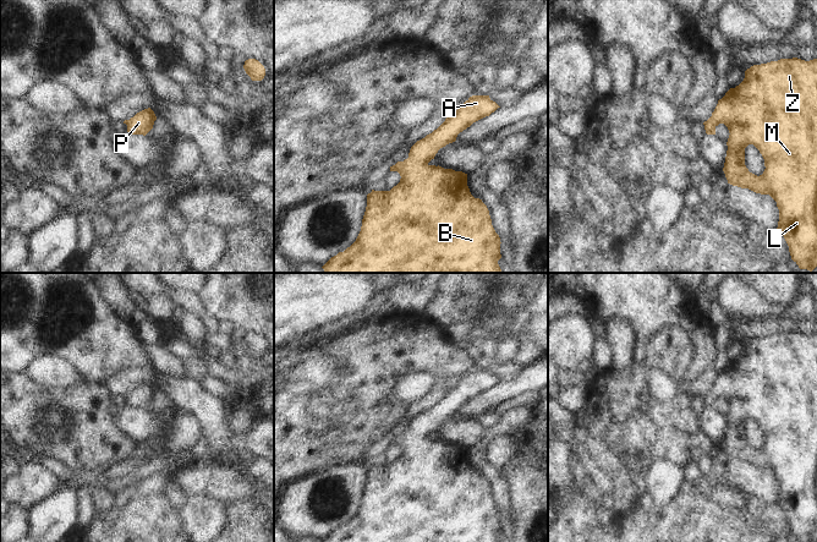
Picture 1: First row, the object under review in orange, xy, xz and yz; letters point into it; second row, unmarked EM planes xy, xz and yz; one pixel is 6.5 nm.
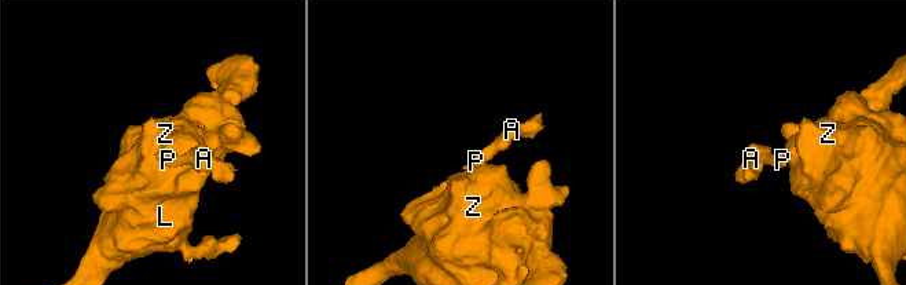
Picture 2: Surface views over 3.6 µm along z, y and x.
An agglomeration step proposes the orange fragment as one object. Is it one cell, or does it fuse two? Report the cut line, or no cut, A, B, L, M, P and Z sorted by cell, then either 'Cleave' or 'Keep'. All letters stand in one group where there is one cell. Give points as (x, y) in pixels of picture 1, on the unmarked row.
No split. Groups: A B L M P Z. Keep.

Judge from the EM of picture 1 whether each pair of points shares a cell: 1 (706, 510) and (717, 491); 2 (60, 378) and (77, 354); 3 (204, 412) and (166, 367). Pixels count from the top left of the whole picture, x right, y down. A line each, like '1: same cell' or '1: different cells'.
1: different cells
2: different cells
3: different cells

